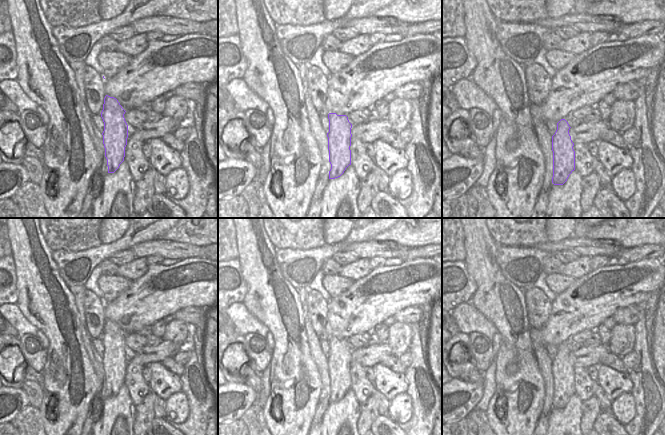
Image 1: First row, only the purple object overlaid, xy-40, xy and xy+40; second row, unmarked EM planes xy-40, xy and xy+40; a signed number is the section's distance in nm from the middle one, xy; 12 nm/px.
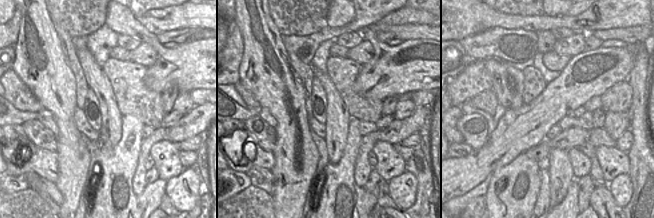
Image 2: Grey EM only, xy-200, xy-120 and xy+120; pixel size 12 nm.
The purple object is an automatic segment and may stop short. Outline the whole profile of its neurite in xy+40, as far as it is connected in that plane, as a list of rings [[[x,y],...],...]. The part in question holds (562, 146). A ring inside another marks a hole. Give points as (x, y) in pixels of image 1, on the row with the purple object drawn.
[[[565,119],[557,123],[557,130],[552,136],[554,185],[563,185],[575,170],[574,143],[569,134],[570,126]]]

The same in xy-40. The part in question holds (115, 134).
[[[105,96],[101,117],[104,122],[102,135],[108,173],[114,173],[124,161],[128,138],[125,112],[116,98]]]

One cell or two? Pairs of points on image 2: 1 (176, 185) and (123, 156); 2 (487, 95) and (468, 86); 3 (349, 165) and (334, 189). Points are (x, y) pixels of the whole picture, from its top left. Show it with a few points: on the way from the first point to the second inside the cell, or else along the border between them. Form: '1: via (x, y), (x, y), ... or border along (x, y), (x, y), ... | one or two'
1: border along (165, 181), (166, 193) | two
2: border along (490, 89), (485, 89), (466, 101) | two
3: via (343, 171), (340, 175), (339, 183) | one

